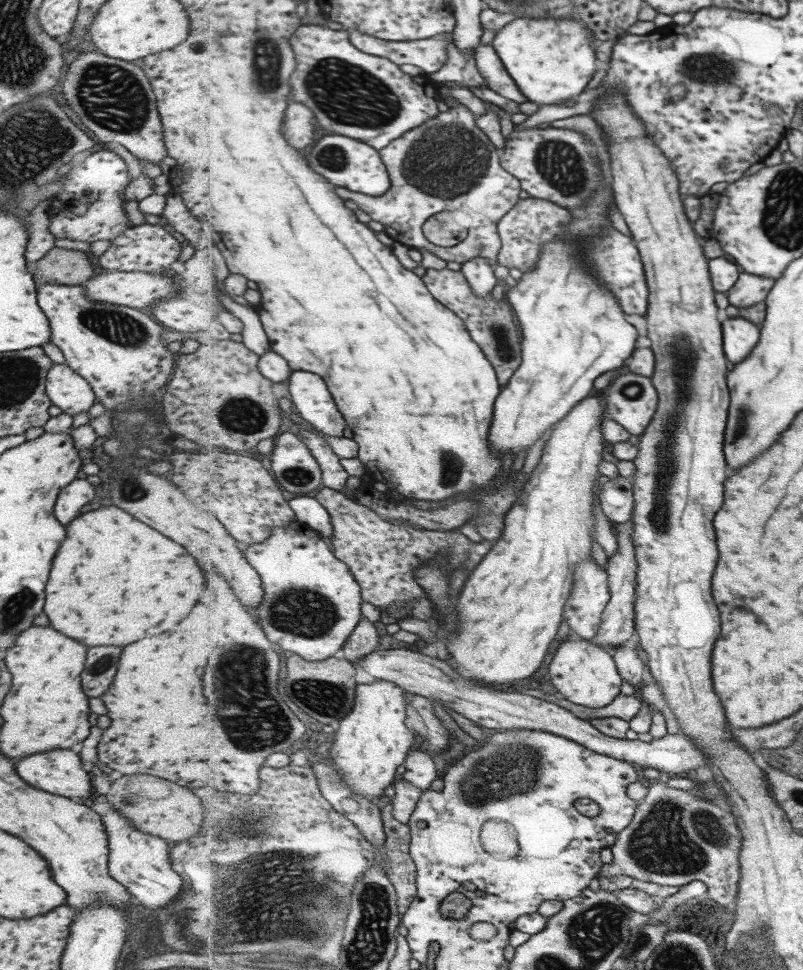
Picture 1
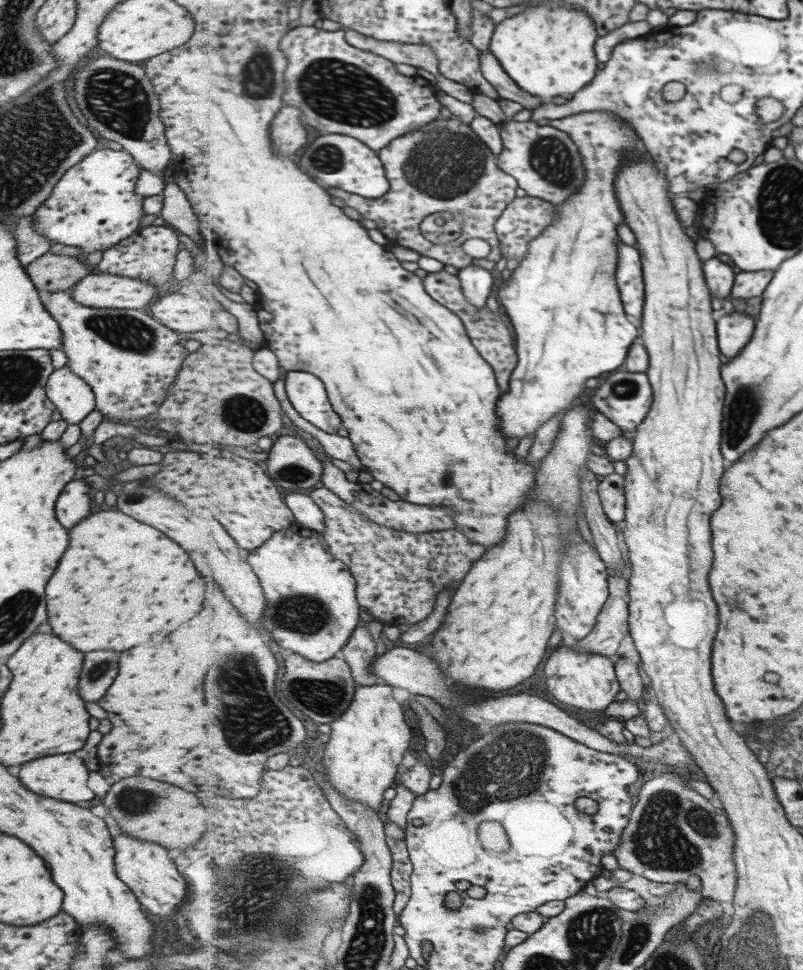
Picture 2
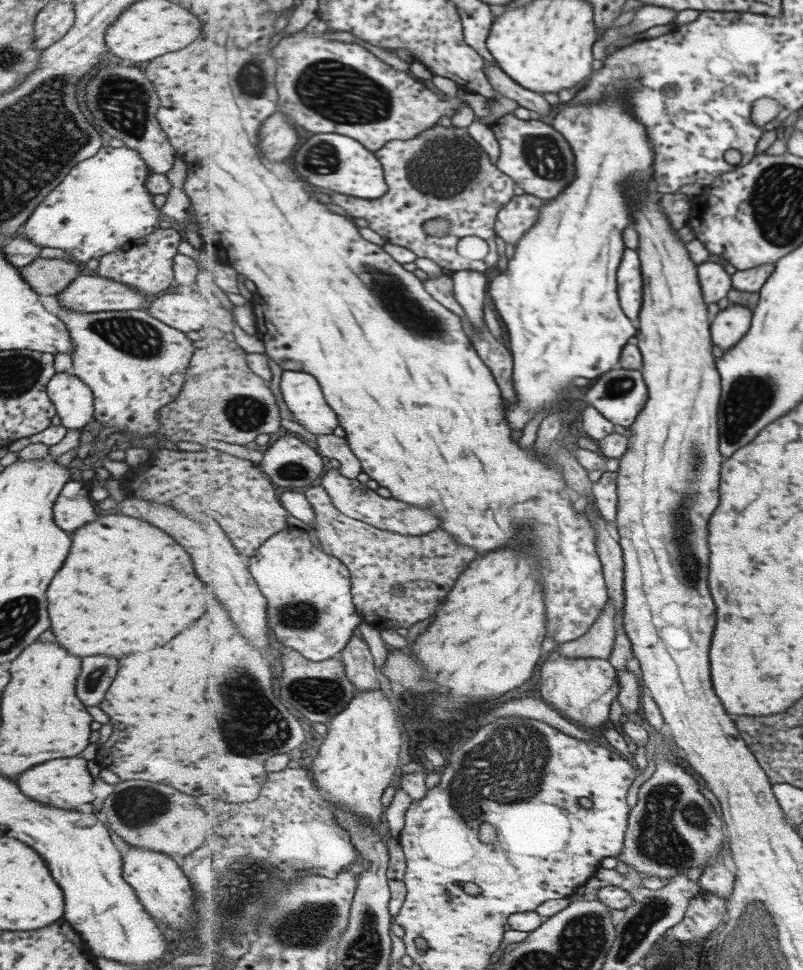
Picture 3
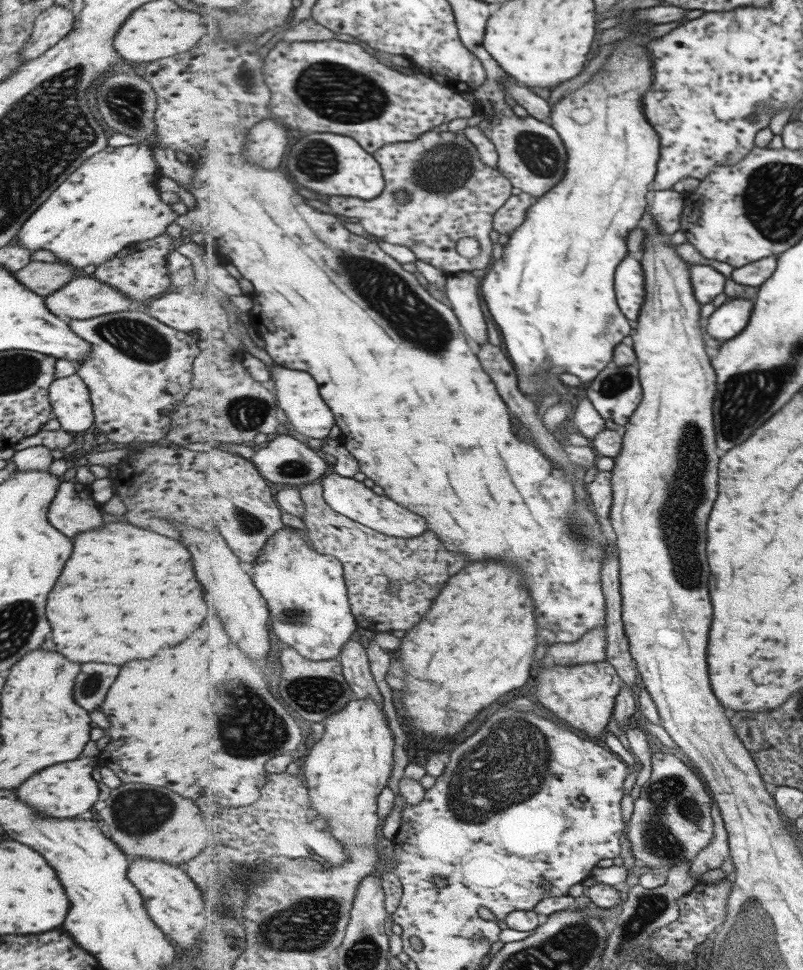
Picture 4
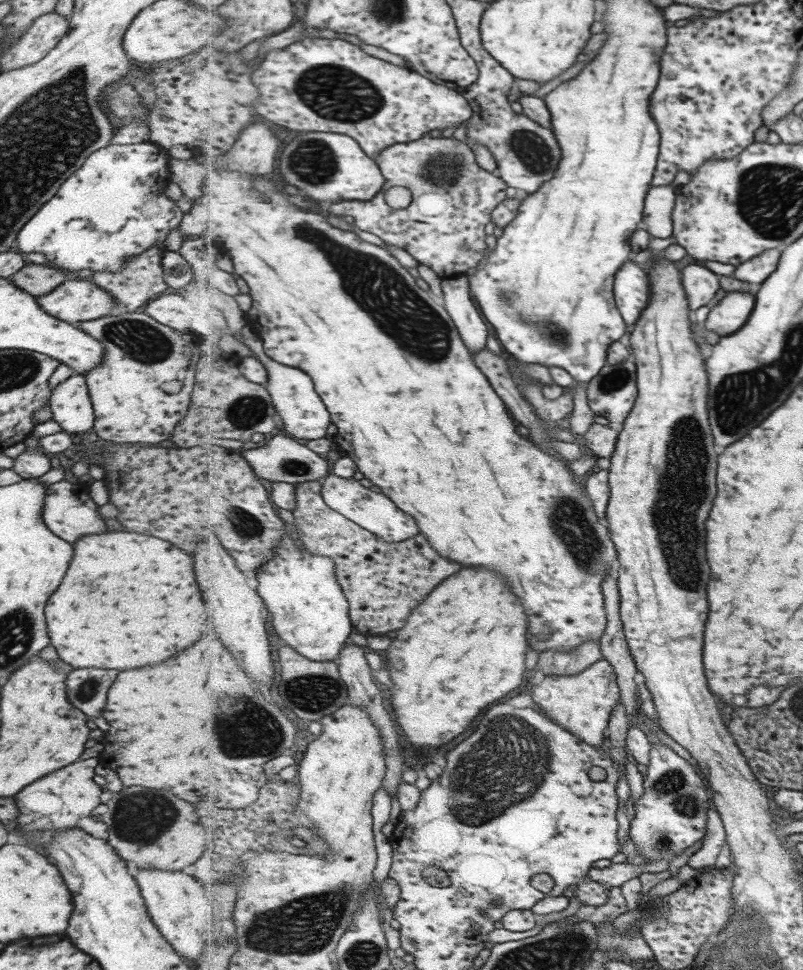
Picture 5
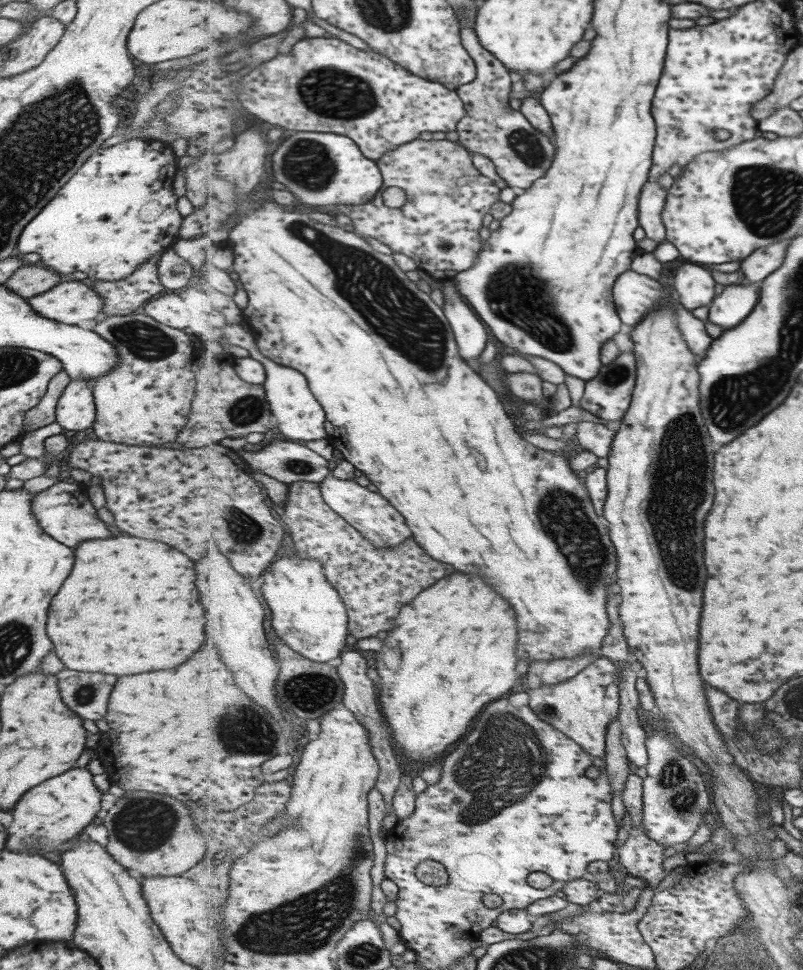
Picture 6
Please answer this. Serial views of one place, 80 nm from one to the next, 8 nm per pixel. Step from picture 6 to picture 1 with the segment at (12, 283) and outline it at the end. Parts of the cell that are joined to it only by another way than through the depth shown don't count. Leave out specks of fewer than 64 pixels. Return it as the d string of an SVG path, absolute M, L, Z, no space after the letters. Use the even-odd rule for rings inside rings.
M53 247L37 260L37 278L41 284L81 285L92 275L85 252Z

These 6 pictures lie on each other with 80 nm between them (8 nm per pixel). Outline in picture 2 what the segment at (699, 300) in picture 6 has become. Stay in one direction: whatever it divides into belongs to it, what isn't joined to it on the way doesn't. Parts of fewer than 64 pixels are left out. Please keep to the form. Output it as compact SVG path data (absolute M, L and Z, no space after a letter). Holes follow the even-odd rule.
M713 256L704 262L704 271L712 296L720 299L731 296L737 276L733 272L734 268L734 264L721 256Z

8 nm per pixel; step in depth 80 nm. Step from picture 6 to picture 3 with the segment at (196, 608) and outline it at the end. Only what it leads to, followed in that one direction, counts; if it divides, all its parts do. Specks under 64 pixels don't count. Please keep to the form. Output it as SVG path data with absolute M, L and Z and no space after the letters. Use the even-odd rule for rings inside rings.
M121 514L99 516L77 528L71 534L71 550L65 562L47 586L47 614L55 642L79 658L93 654L125 656L129 652L161 646L197 620L203 614L203 604L207 604L207 600L213 600L215 604L215 588L213 596L205 594L185 550L159 528Z

